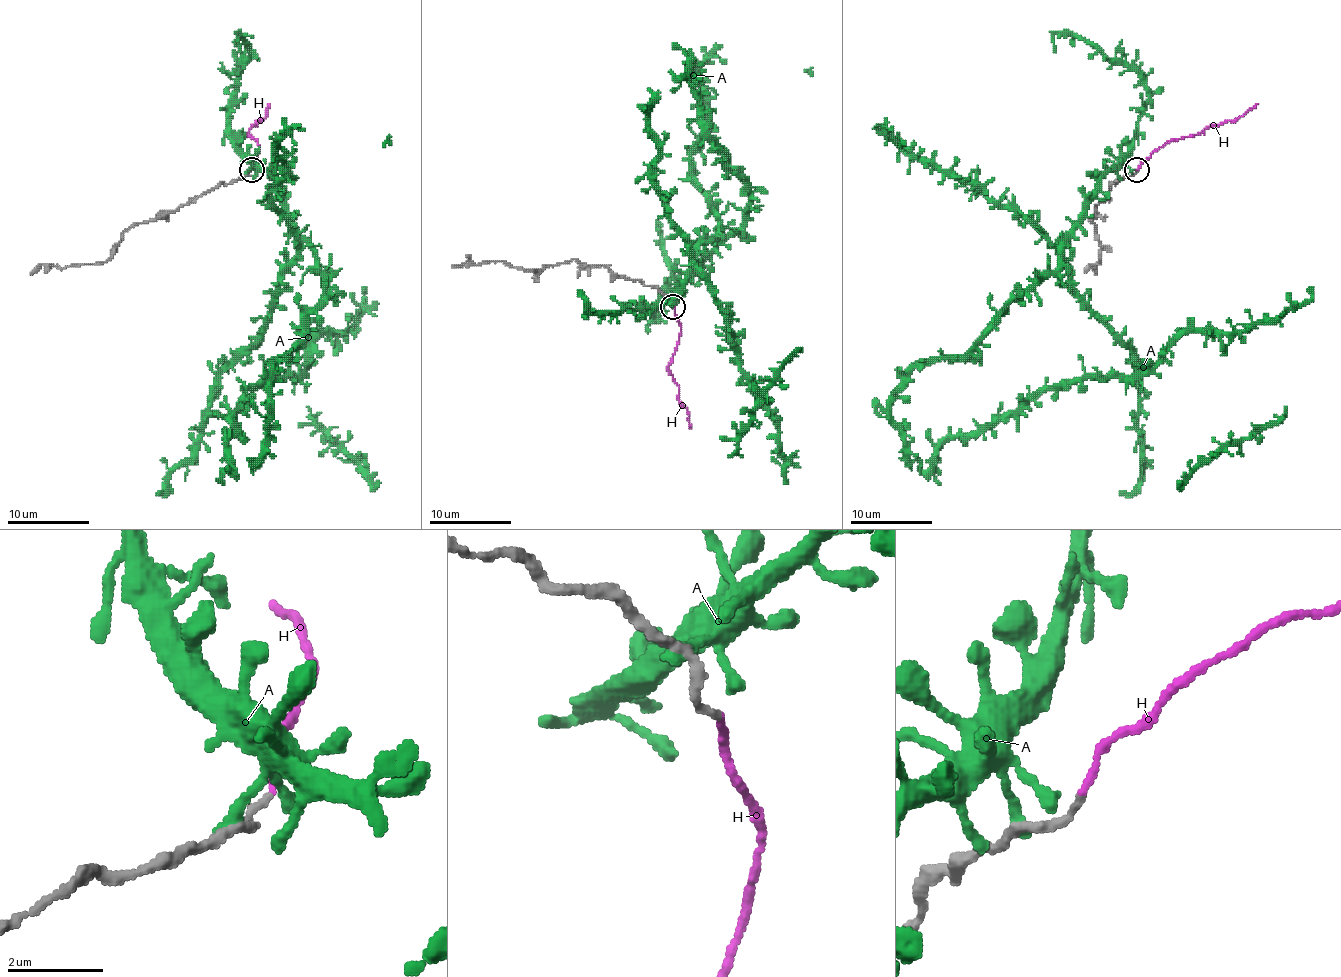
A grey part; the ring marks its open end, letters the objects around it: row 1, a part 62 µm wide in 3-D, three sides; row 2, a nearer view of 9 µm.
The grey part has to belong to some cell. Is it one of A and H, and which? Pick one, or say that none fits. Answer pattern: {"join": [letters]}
{"join": []}

